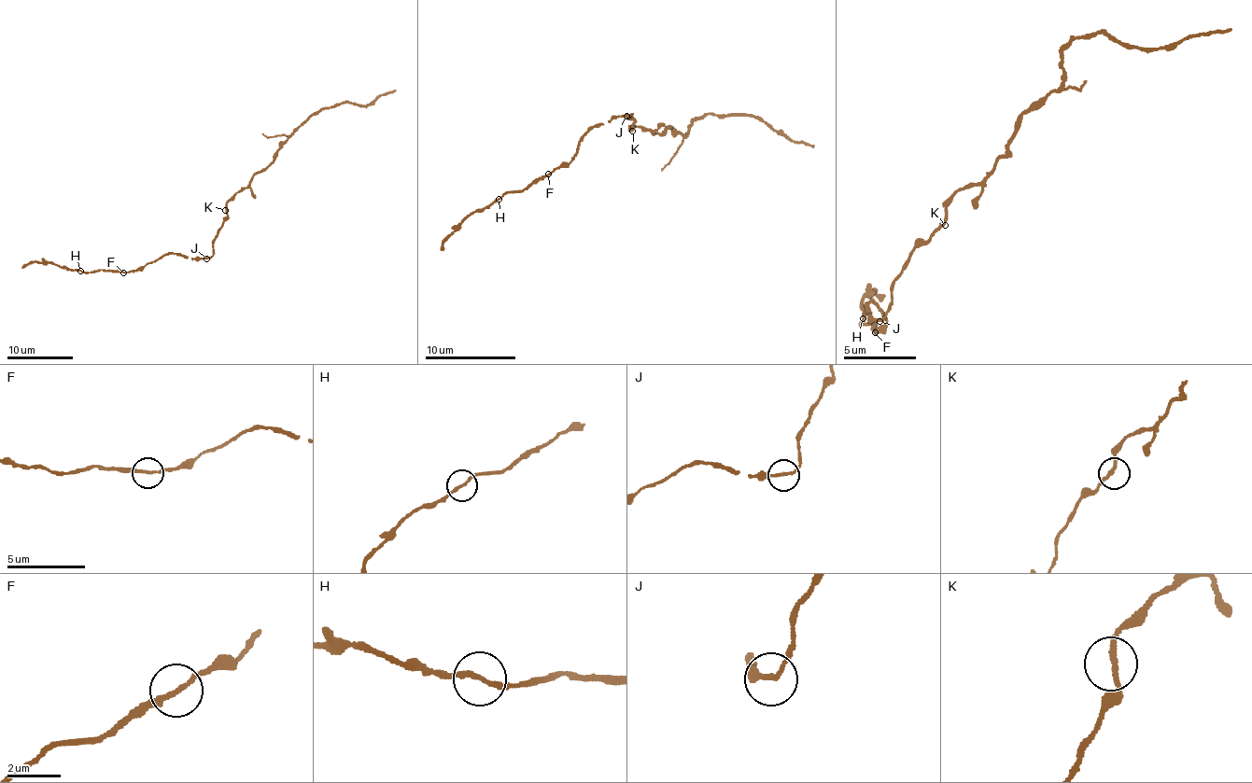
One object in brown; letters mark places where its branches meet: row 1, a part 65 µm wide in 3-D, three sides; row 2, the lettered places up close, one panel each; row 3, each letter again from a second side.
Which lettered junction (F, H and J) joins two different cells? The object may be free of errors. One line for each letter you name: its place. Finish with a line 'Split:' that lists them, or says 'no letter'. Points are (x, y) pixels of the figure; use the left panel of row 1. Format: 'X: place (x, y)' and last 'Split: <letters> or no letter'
J: place (206, 258)
Split: J

